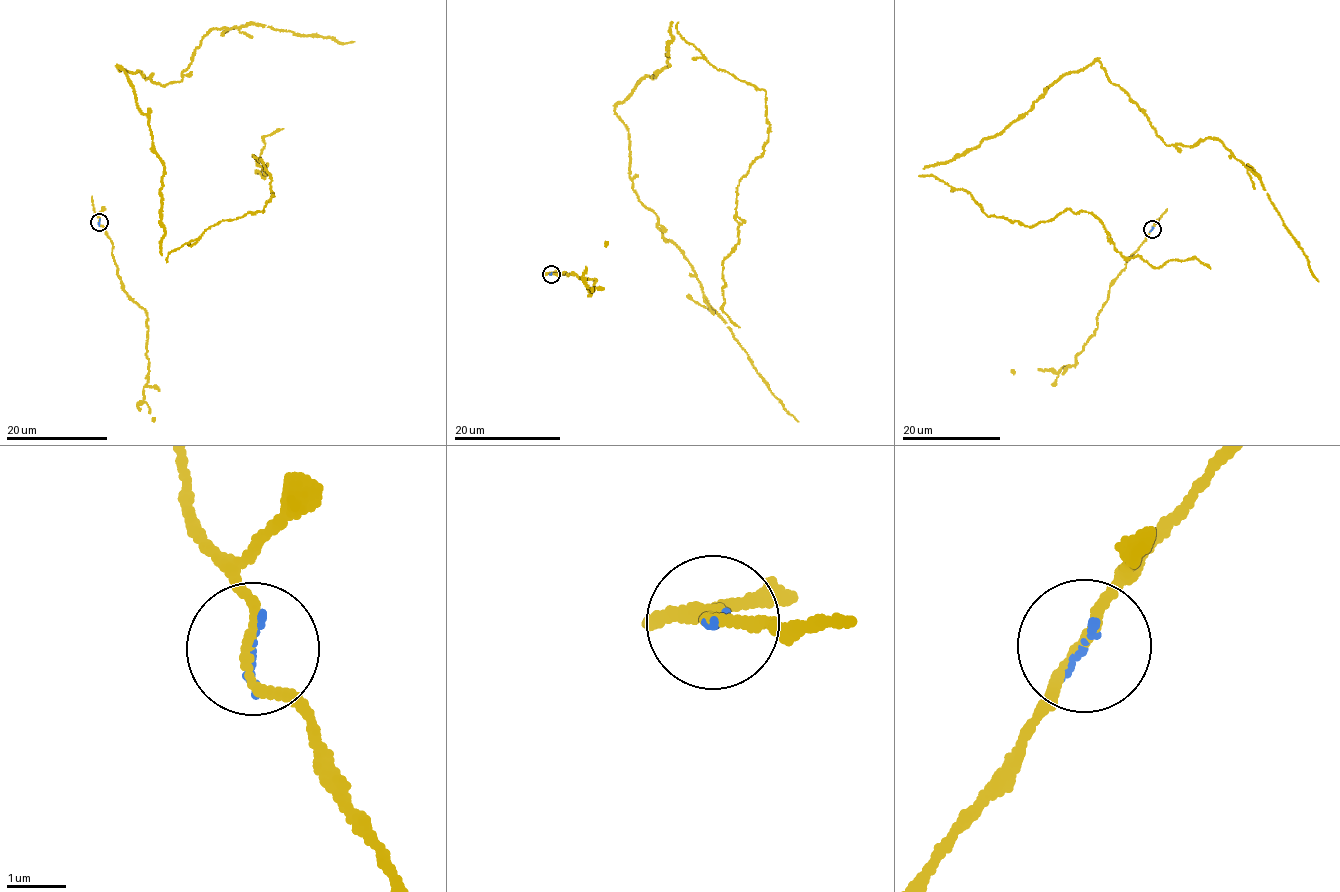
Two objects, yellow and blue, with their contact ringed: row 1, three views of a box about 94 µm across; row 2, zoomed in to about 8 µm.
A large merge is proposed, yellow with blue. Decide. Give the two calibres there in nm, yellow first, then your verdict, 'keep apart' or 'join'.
calibres 150 and 90 nm; join

